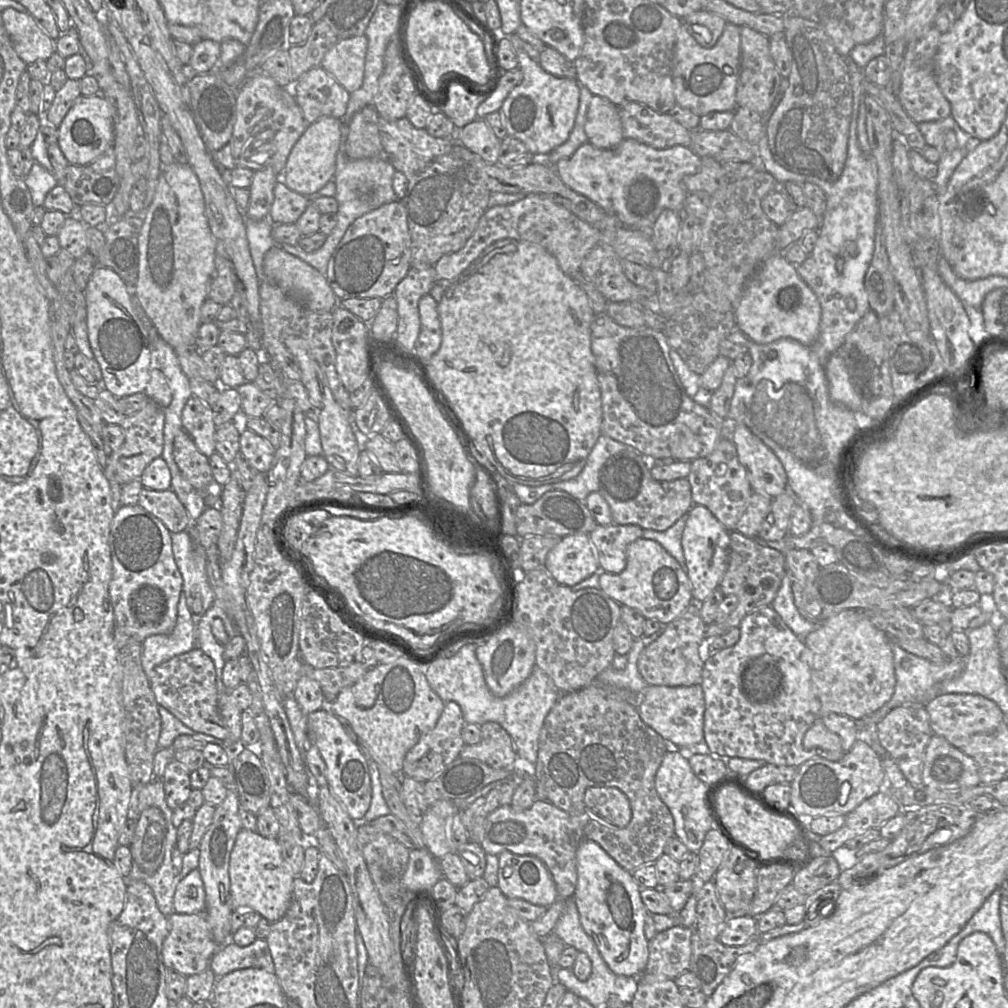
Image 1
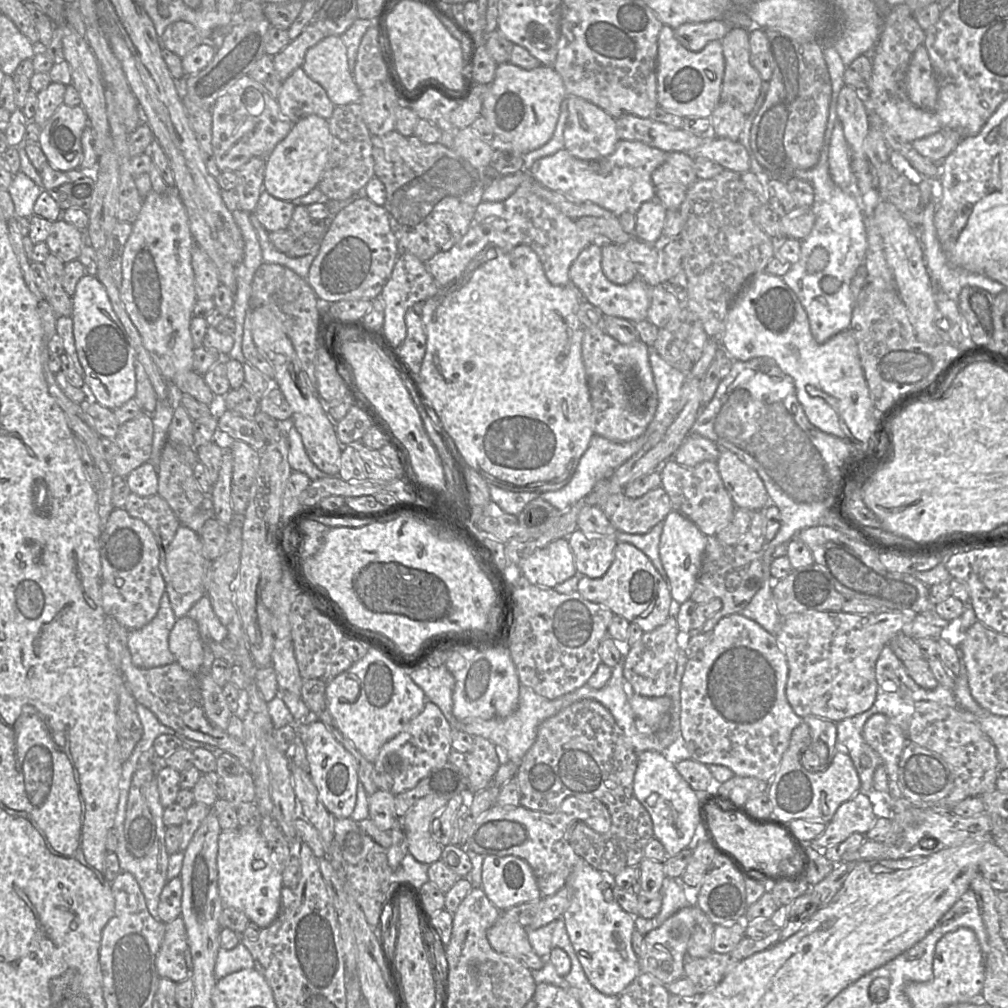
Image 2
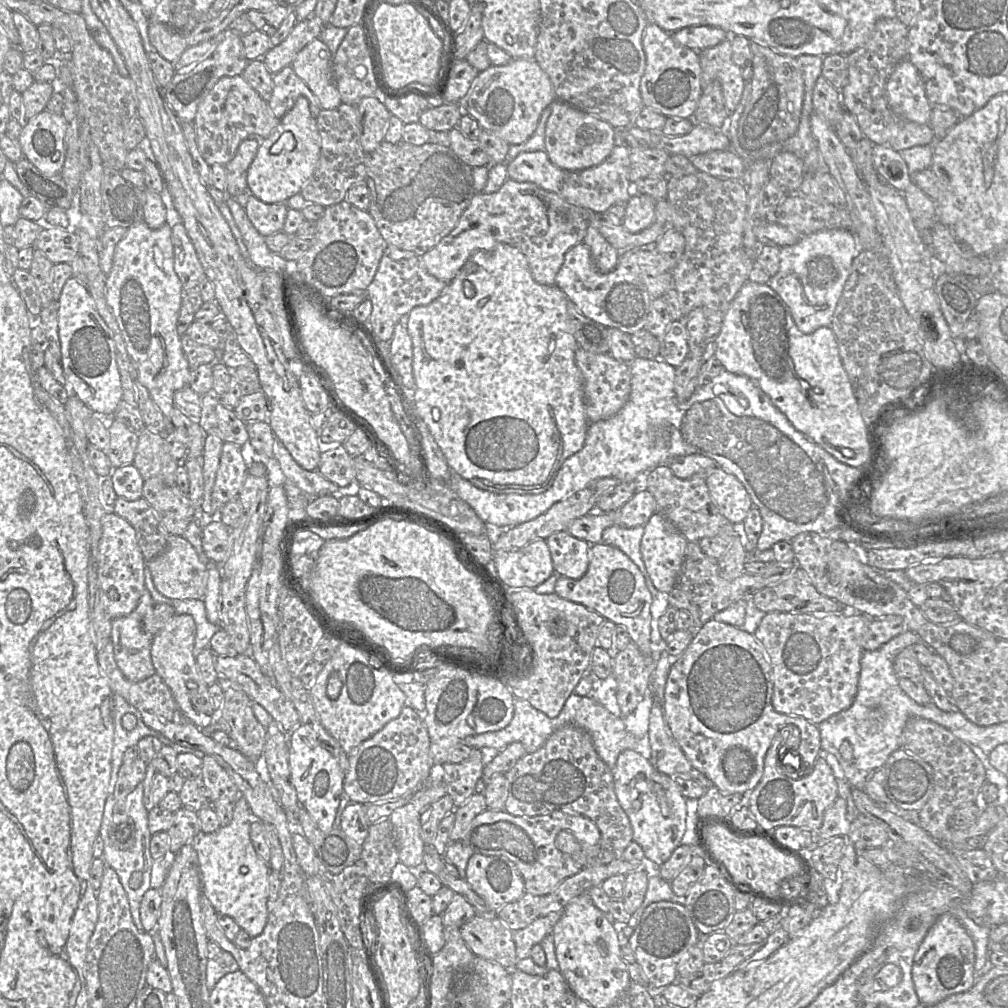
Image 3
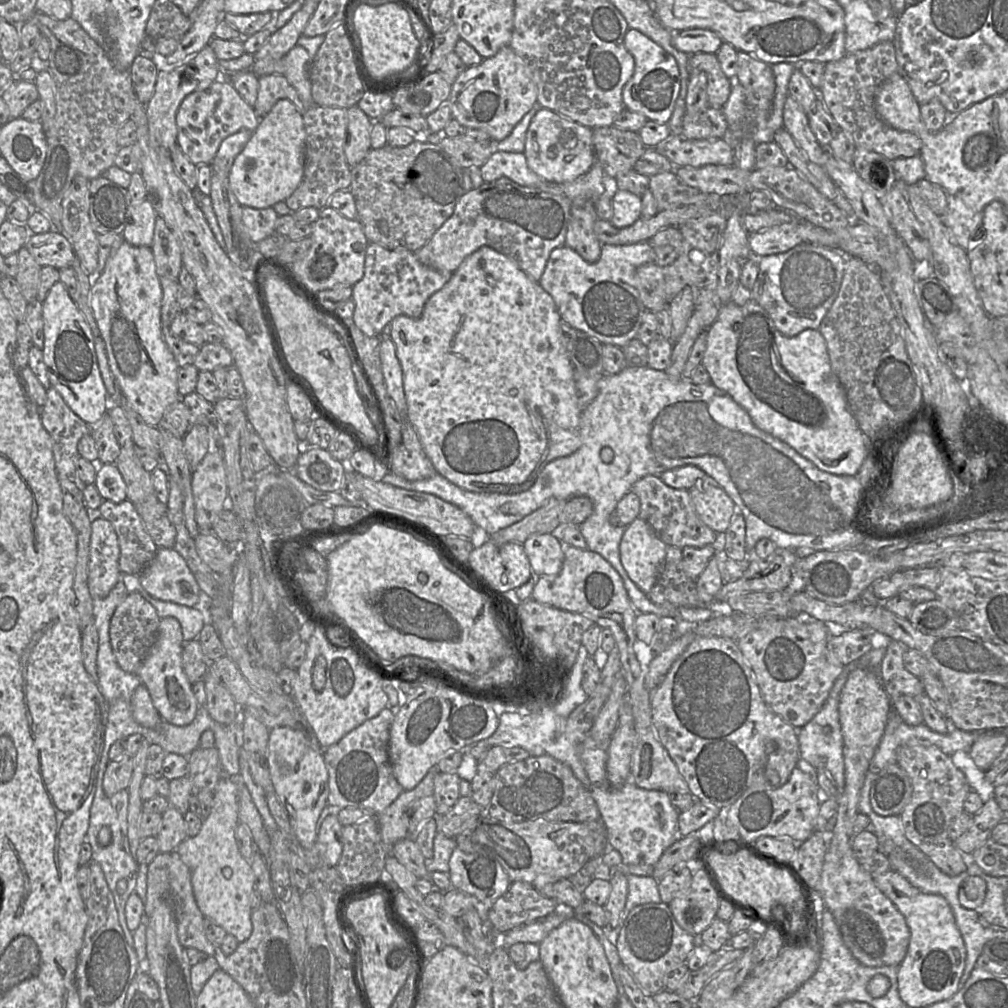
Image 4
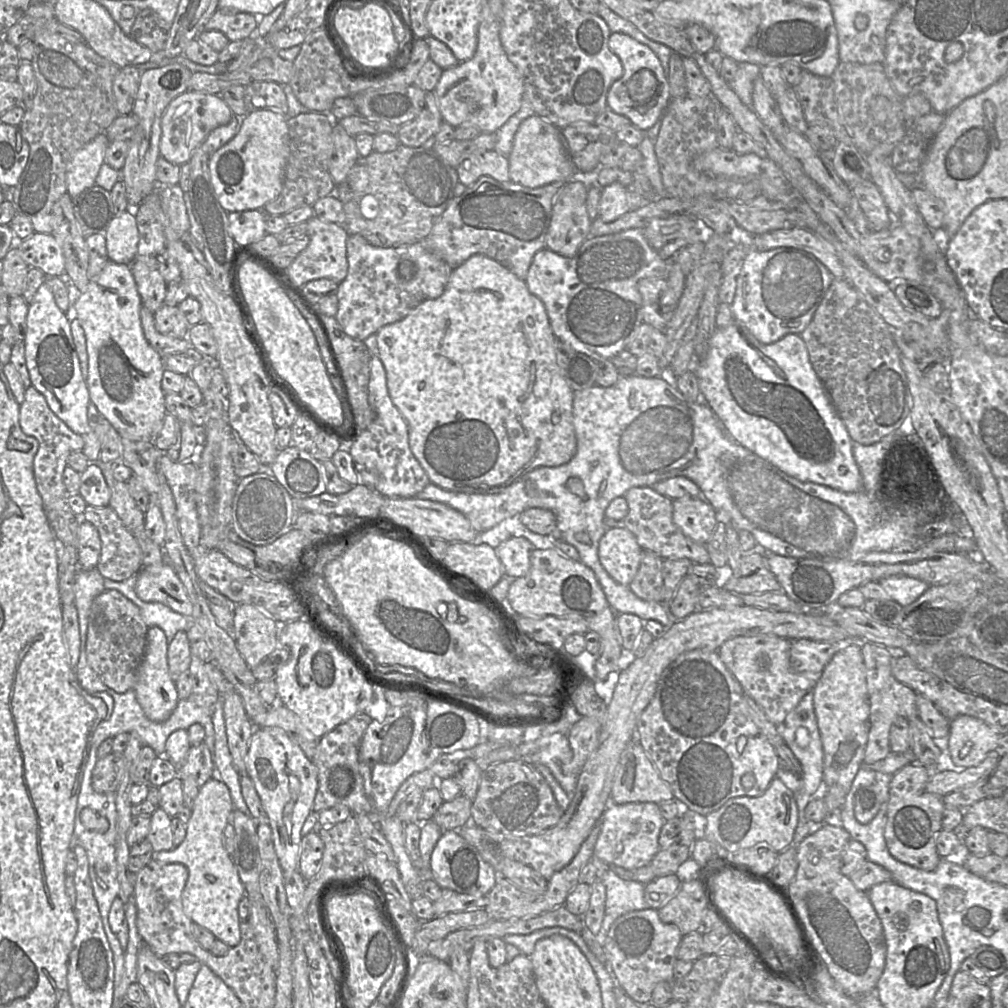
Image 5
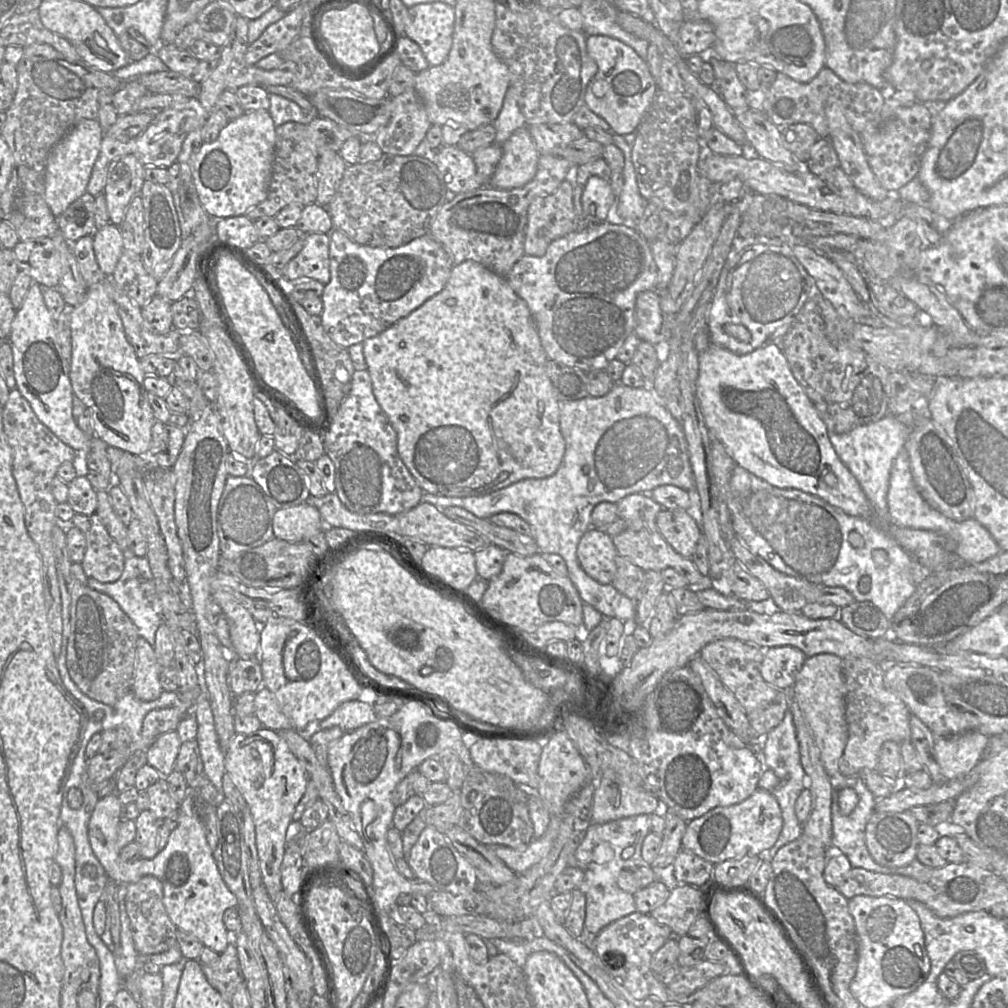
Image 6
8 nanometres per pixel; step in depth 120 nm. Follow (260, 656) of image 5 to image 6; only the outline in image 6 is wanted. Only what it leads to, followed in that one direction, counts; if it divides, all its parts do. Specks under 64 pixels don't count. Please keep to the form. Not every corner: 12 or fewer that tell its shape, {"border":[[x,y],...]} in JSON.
{"border":[[229,592],[211,593],[238,659],[254,658],[262,623]]}

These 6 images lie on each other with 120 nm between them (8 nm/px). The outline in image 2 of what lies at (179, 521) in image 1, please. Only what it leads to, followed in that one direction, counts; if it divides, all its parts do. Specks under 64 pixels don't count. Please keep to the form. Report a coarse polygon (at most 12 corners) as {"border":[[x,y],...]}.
{"border":[[130,493],[123,508],[151,529],[162,550],[181,526],[158,494]]}

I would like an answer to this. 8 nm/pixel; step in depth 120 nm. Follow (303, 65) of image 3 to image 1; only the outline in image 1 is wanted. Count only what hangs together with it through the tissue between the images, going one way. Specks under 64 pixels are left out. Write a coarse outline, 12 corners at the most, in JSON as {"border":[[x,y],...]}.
{"border":[[365,35],[341,39],[320,66],[351,94],[363,83]]}

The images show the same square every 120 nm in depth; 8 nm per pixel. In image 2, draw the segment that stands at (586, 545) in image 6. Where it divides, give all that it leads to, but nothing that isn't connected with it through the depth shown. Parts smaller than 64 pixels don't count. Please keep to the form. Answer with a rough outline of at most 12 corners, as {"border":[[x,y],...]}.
{"border":[[671,511],[659,556],[678,604],[694,590],[707,536]]}

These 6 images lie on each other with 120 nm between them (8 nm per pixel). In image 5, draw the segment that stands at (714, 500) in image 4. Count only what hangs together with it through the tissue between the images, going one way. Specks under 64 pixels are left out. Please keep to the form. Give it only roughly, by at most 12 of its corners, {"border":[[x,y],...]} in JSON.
{"border":[[701,498],[673,501],[672,520],[704,545],[717,526],[714,507]]}

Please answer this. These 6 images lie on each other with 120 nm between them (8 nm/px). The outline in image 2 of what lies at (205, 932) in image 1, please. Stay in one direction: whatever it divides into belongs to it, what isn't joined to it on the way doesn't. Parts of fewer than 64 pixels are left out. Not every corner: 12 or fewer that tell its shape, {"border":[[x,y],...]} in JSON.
{"border":[[184,922],[165,924],[156,955],[160,978],[181,983],[191,974]]}

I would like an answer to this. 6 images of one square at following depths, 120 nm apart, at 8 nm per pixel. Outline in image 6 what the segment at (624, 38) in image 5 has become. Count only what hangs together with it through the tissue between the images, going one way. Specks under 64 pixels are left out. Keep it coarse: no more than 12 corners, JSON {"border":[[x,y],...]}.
{"border":[[588,36],[585,107],[633,134],[659,92],[646,60]]}

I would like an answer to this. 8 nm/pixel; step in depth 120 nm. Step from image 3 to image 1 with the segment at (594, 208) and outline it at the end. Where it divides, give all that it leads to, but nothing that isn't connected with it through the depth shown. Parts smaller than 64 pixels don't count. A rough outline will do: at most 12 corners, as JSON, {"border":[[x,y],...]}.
{"border":[[585,143],[554,168],[629,227],[682,211],[689,146]]}

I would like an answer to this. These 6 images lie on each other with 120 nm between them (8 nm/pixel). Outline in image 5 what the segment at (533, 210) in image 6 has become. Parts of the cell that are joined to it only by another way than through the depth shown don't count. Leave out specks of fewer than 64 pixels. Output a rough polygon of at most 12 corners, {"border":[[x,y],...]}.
{"border":[[569,180],[553,201],[545,249],[572,257],[590,237],[588,189]]}

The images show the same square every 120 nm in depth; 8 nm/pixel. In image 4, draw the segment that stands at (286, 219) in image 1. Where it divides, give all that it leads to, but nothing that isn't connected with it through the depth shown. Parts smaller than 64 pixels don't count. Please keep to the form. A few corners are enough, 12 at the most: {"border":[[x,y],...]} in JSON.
{"border":[[243,206],[244,232],[258,243],[275,233],[273,207]]}

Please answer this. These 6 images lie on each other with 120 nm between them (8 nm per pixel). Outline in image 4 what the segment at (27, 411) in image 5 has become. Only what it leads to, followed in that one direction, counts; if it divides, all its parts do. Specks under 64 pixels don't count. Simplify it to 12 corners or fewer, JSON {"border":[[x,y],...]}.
{"border":[[54,388],[41,407],[52,438],[63,494],[75,494],[71,481],[80,458],[79,441],[91,427]]}

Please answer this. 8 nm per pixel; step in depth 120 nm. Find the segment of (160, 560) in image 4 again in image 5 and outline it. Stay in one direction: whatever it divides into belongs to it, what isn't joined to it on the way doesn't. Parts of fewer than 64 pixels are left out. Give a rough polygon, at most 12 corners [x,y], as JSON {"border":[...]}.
{"border":[[166,561],[137,574],[137,596],[191,617],[193,605]]}

